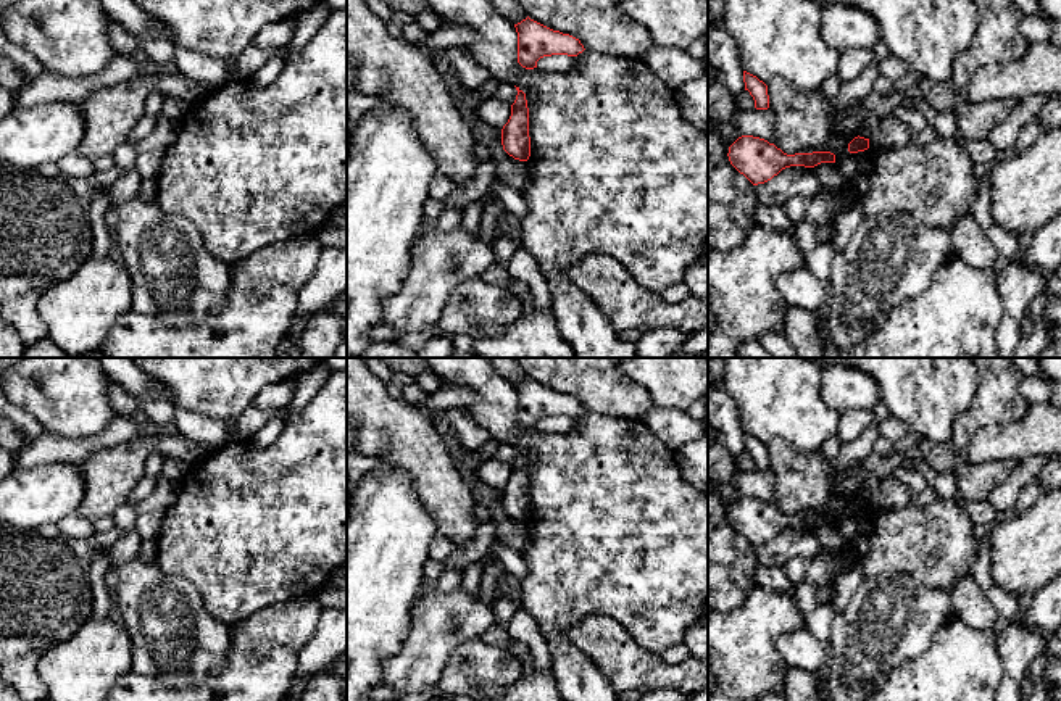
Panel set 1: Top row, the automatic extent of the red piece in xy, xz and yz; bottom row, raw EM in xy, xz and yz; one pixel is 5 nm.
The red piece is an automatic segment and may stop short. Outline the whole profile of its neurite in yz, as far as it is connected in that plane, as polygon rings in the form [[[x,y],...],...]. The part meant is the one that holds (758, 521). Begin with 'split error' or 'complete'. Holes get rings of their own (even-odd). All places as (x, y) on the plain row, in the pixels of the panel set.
complete; [[[742,496],[729,508],[730,525],[753,546],[764,545],[790,527],[814,529],[821,524],[835,524],[830,512],[787,516],[774,504],[753,496]]]

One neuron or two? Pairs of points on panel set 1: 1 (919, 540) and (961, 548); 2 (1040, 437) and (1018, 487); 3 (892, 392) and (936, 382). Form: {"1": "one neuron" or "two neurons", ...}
{"1": "one neuron", "2": "two neurons", "3": "one neuron"}

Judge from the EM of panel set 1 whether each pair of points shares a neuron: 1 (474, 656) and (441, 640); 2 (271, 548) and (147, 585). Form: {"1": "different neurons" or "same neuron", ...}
{"1": "different neurons", "2": "different neurons"}

